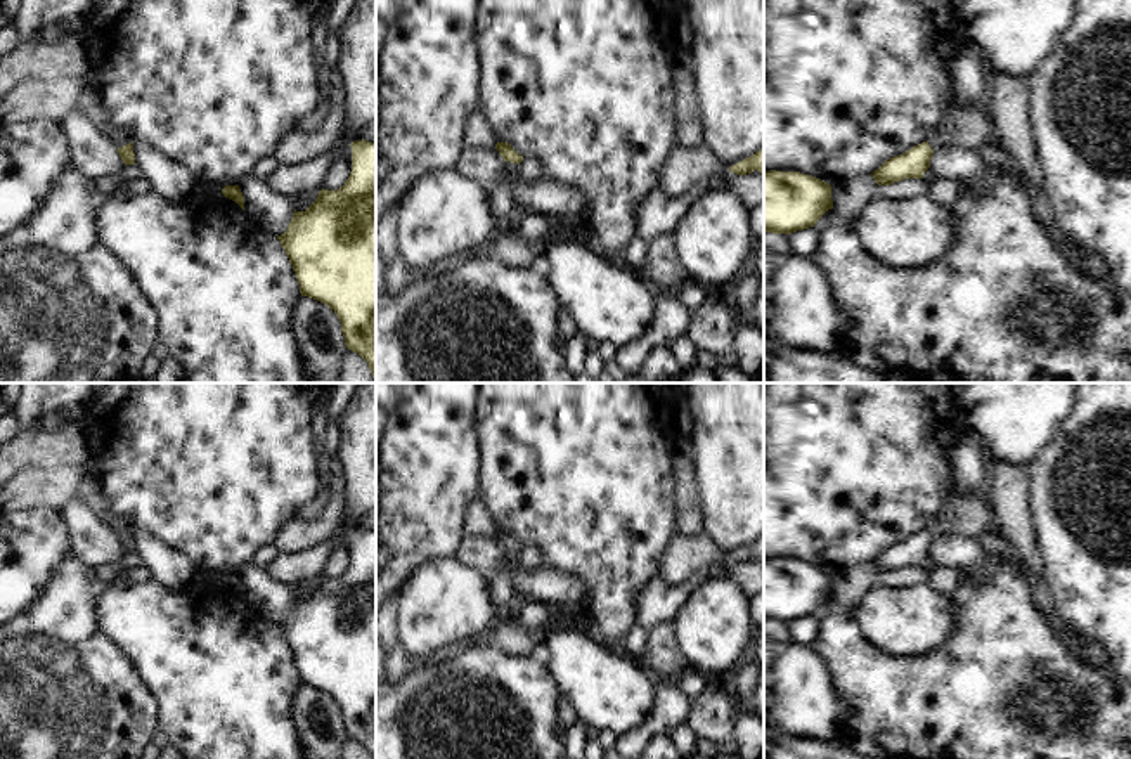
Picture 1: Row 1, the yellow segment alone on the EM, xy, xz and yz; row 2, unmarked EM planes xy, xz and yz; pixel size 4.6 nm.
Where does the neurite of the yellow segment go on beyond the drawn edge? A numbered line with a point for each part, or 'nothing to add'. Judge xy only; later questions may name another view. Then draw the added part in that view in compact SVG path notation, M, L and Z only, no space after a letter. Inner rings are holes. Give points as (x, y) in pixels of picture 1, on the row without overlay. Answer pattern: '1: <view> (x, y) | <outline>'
1: xy (115, 524) | M106 513L104 522L116 532L116 535L123 535L123 534L130 532L130 529L125 527L125 525L121 523L121 520L111 516L109 513Z

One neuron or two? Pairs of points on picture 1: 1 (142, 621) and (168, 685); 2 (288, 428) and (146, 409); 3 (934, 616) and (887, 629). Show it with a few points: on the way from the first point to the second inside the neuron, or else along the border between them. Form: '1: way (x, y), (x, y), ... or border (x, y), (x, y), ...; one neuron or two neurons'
1: way (158, 636), (168, 647), (168, 669); one neuron
2: way (253, 428), (201, 428), (180, 409); one neuron
3: way (922, 619), (899, 621); one neuron

